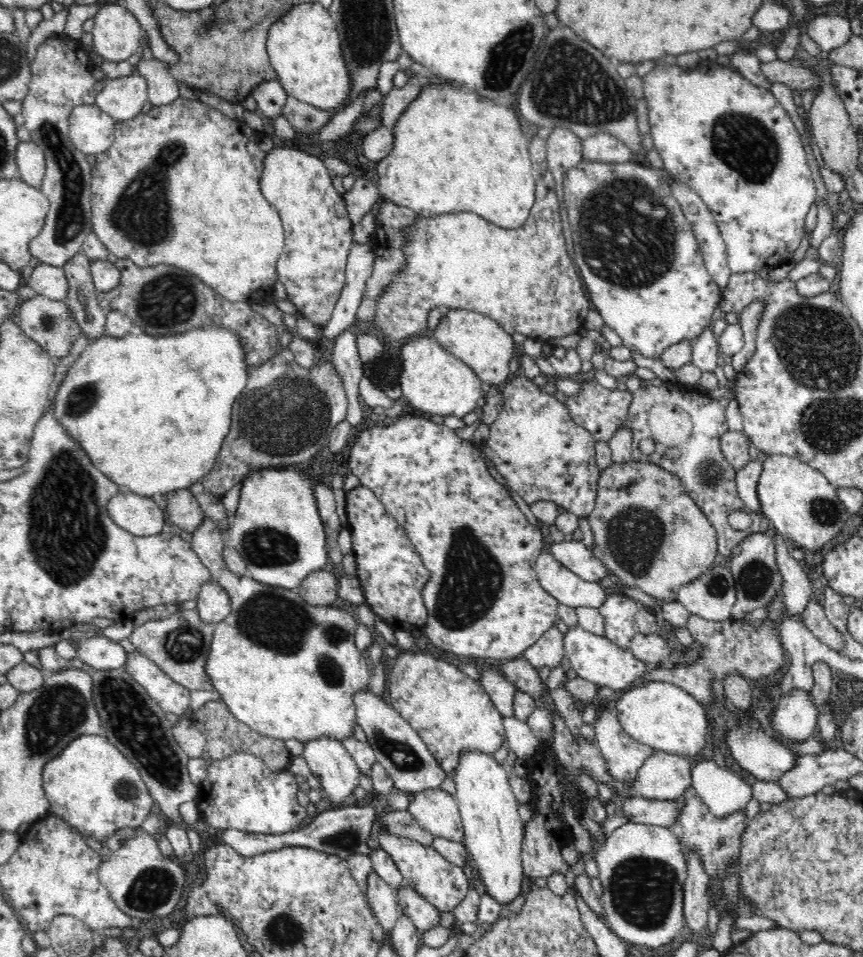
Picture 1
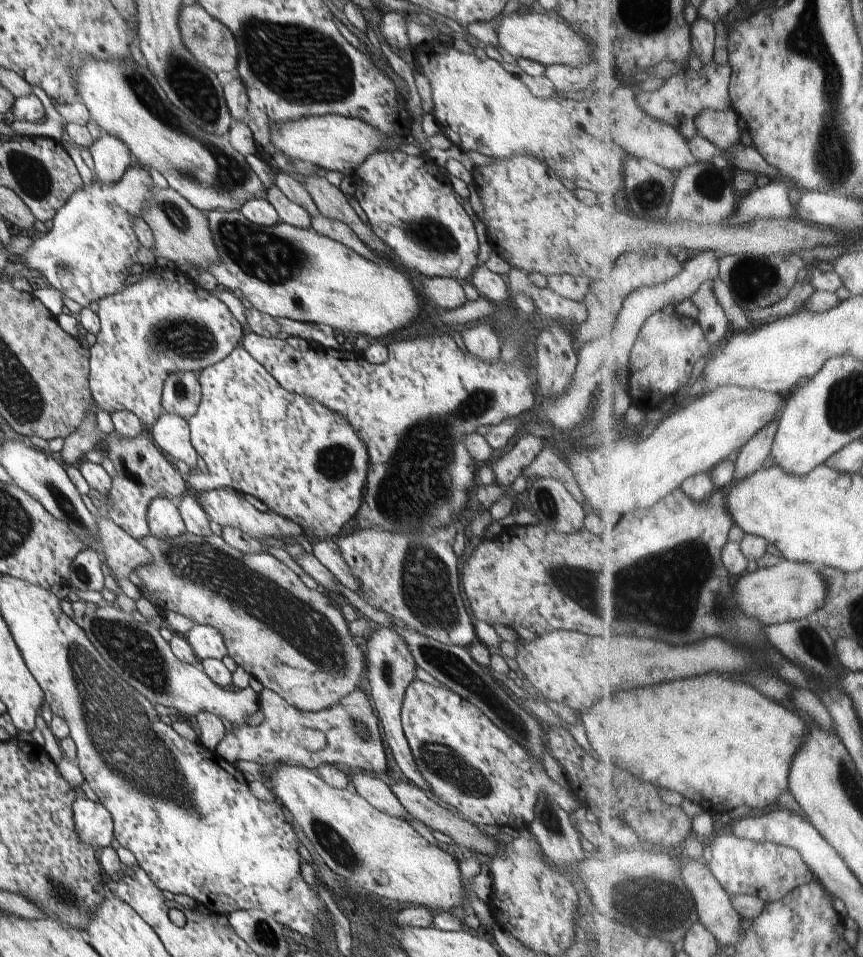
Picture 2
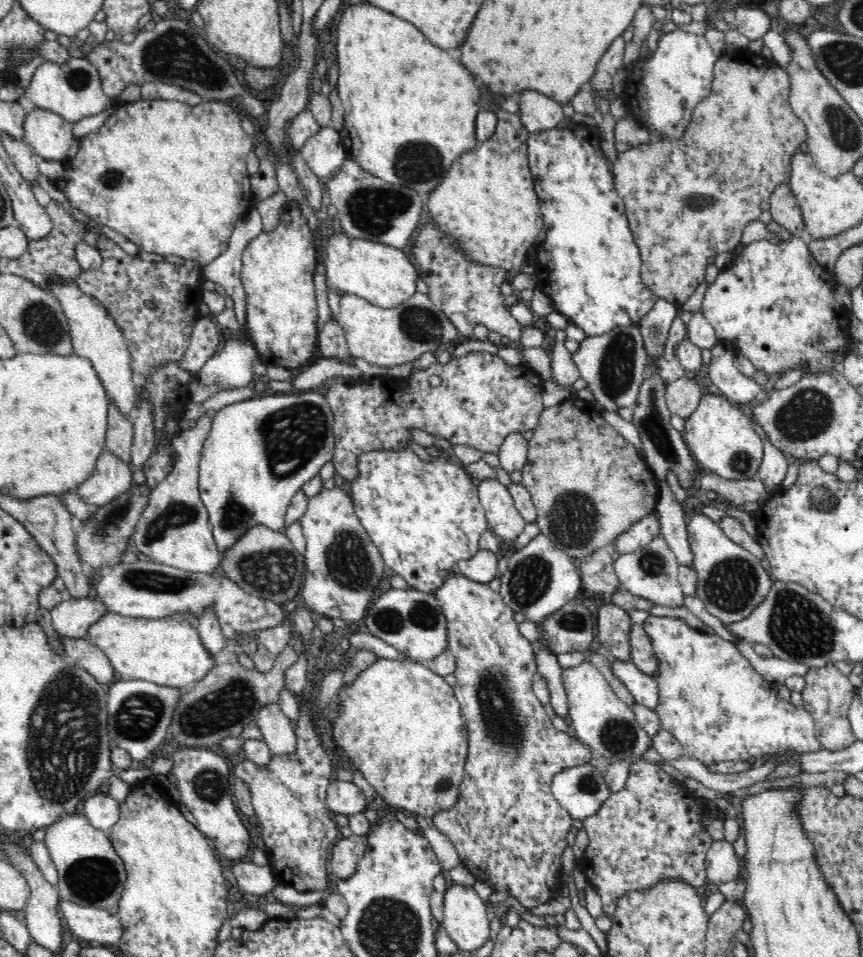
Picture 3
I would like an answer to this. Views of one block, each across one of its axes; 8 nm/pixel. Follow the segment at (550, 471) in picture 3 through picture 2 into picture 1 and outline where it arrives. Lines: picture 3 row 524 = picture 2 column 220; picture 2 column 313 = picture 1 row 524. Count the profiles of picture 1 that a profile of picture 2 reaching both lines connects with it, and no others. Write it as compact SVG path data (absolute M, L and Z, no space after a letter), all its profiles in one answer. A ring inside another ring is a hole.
M633 459L630 462L624 462L624 464L613 462L604 472L599 473L594 504L593 511L586 518L590 523L590 527L592 527L592 534L594 535L591 551L606 565L610 573L618 576L621 582L627 584L630 588L640 588L648 596L659 598L662 601L676 601L678 589L683 584L696 580L704 571L713 566L712 564L714 564L714 558L716 558L717 554L716 530L707 520L707 516L702 512L702 509L690 498L687 490L682 486L682 481L674 473L652 462L635 462Z

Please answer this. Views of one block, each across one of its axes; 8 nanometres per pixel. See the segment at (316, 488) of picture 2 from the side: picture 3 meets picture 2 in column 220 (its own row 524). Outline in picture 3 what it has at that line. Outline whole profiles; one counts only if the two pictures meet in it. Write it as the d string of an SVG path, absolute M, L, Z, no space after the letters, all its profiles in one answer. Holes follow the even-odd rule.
M410 448L364 452L358 458L358 476L345 486L360 525L380 551L388 570L422 592L436 592L442 582L450 578L452 570L457 570L456 564L460 560L470 560L480 550L480 537L490 530L478 497L478 487L472 482L470 473L455 459L449 461L445 456L436 456L424 462Z

